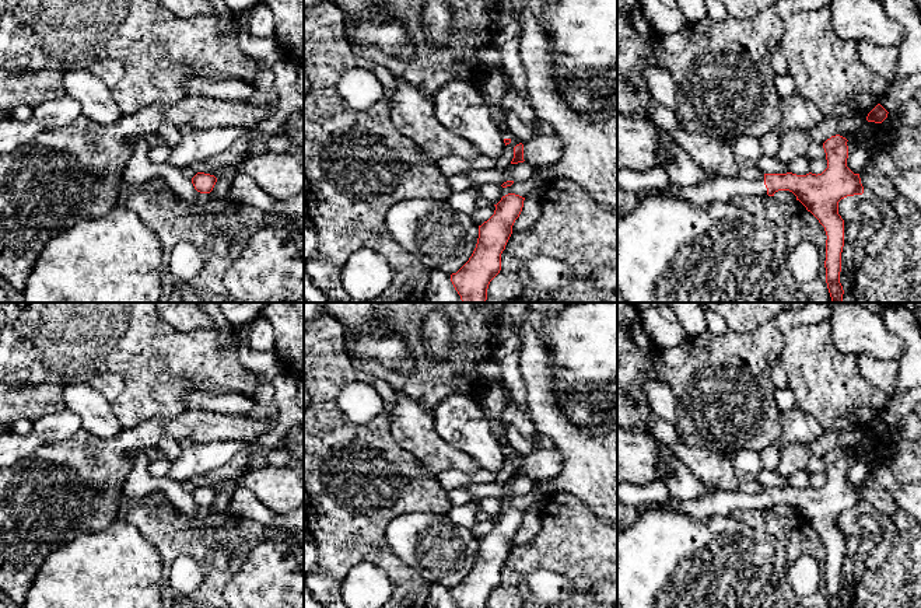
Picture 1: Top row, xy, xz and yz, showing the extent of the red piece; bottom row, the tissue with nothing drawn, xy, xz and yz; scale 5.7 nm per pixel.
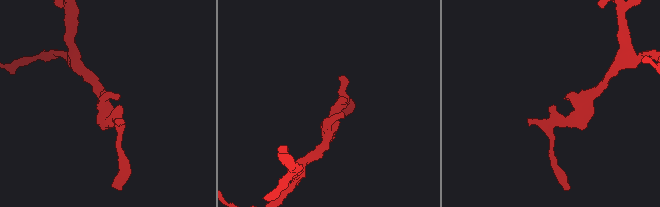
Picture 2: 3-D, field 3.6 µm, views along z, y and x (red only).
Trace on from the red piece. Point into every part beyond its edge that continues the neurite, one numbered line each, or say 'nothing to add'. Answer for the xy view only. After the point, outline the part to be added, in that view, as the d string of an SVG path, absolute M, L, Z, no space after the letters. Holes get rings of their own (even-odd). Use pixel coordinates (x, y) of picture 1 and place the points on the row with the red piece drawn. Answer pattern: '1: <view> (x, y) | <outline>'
nothing to add

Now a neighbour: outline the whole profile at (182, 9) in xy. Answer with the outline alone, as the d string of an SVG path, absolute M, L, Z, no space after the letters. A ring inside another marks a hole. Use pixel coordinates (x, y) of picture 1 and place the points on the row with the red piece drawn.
M157 0L165 10L182 20L211 14L214 6L210 0Z

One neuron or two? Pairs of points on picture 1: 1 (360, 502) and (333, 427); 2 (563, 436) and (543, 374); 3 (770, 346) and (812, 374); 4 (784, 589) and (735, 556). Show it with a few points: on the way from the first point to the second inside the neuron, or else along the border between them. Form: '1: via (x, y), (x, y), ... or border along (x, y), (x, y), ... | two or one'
1: via (346, 484), (335, 470), (333, 446) | one
2: via (550, 420), (543, 406), (543, 390) | one
3: border along (798, 325), (784, 335), (777, 357) | two
4: border along (783, 575), (770, 593) | two

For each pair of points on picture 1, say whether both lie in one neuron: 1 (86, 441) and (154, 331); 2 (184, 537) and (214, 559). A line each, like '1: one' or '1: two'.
1: two
2: two

